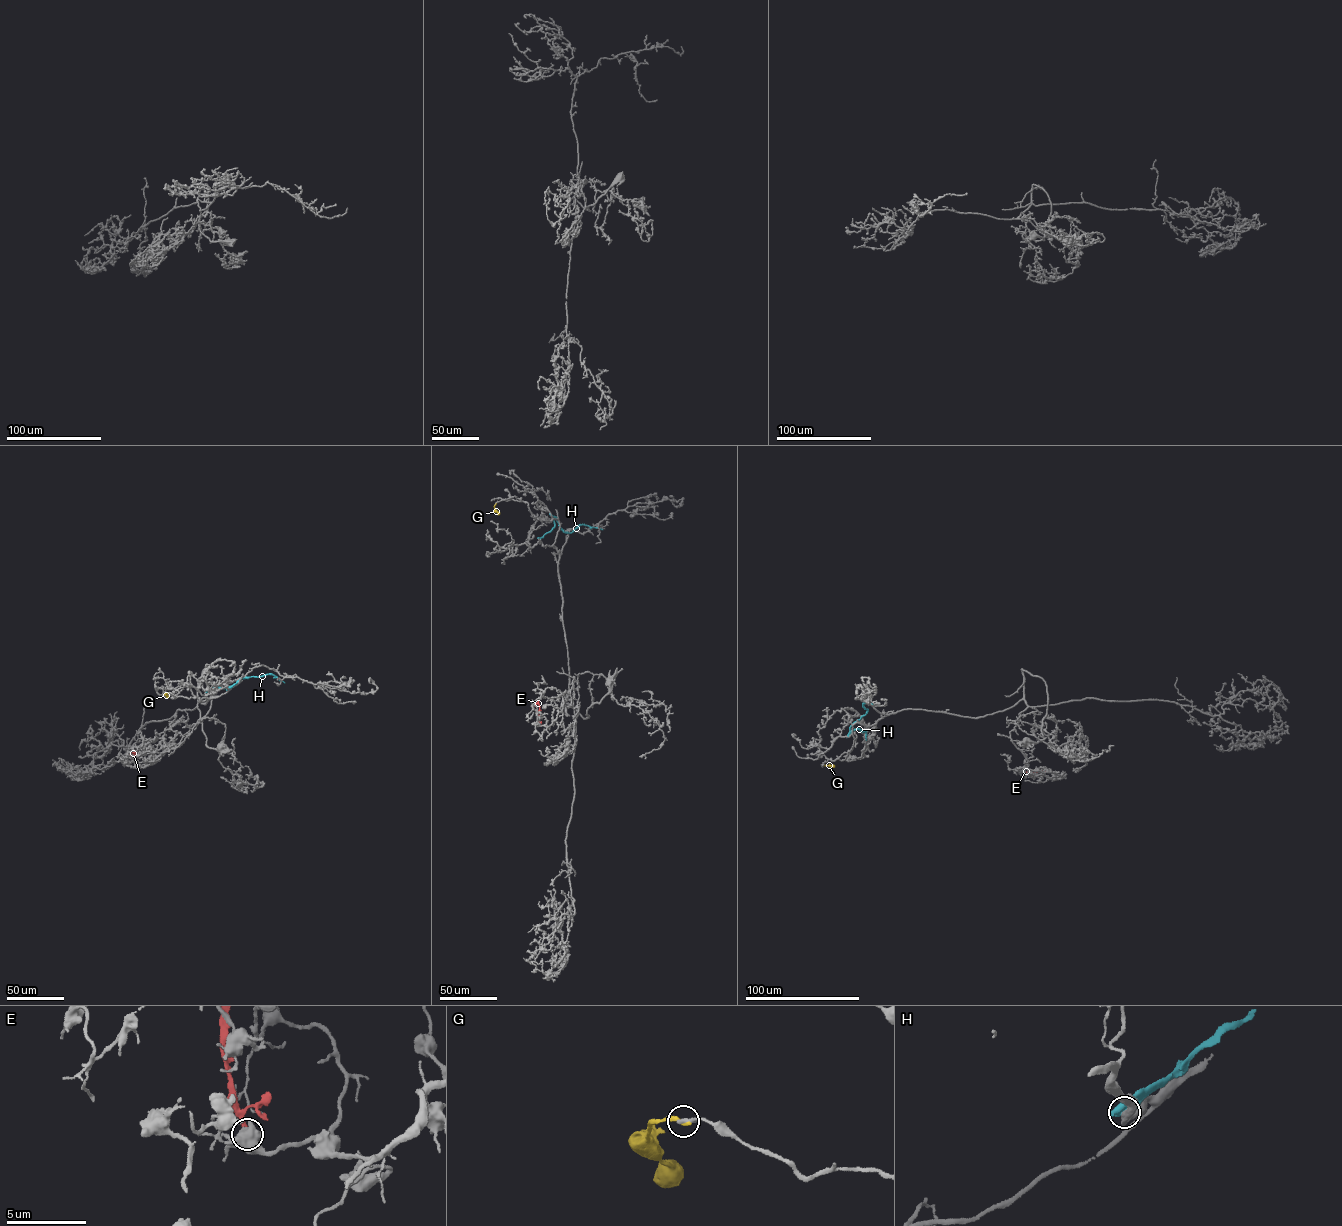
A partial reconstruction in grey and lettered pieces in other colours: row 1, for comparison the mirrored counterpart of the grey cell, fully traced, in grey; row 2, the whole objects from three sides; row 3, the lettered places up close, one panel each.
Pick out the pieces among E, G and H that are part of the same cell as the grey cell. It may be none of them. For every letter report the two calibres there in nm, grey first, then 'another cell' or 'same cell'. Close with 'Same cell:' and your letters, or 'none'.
E: calibres 700 and 280 nm; another cell
G: calibres 300 and 280 nm; another cell
H: calibres 400 and 480 nm; another cell
Same cell: none

